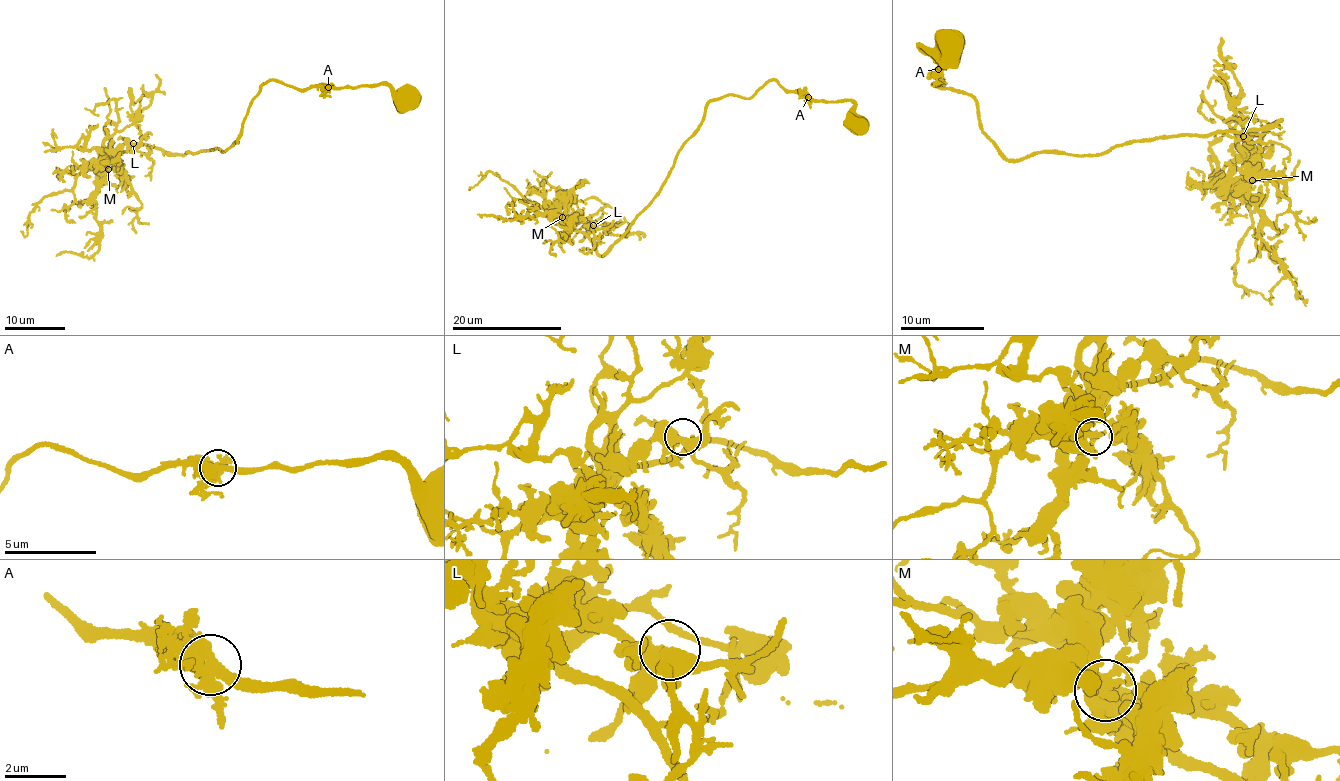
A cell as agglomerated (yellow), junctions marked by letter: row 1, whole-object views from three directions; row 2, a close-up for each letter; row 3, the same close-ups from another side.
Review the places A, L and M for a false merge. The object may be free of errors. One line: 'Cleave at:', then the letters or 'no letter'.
Cleave at: no letter

